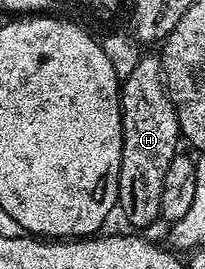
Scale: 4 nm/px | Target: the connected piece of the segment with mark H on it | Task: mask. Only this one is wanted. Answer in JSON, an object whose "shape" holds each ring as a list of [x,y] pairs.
{"shape":[[[142,53],[138,64],[132,69],[131,74],[121,82],[121,135],[123,136],[123,148],[121,149],[121,163],[119,164],[119,188],[117,189],[117,206],[119,214],[126,218],[133,226],[149,226],[153,221],[161,218],[161,201],[163,200],[163,176],[167,176],[167,168],[171,168],[171,160],[179,153],[179,139],[181,138],[181,129],[175,108],[171,104],[169,94],[165,90],[165,77],[161,74],[161,59],[156,53]]]}

